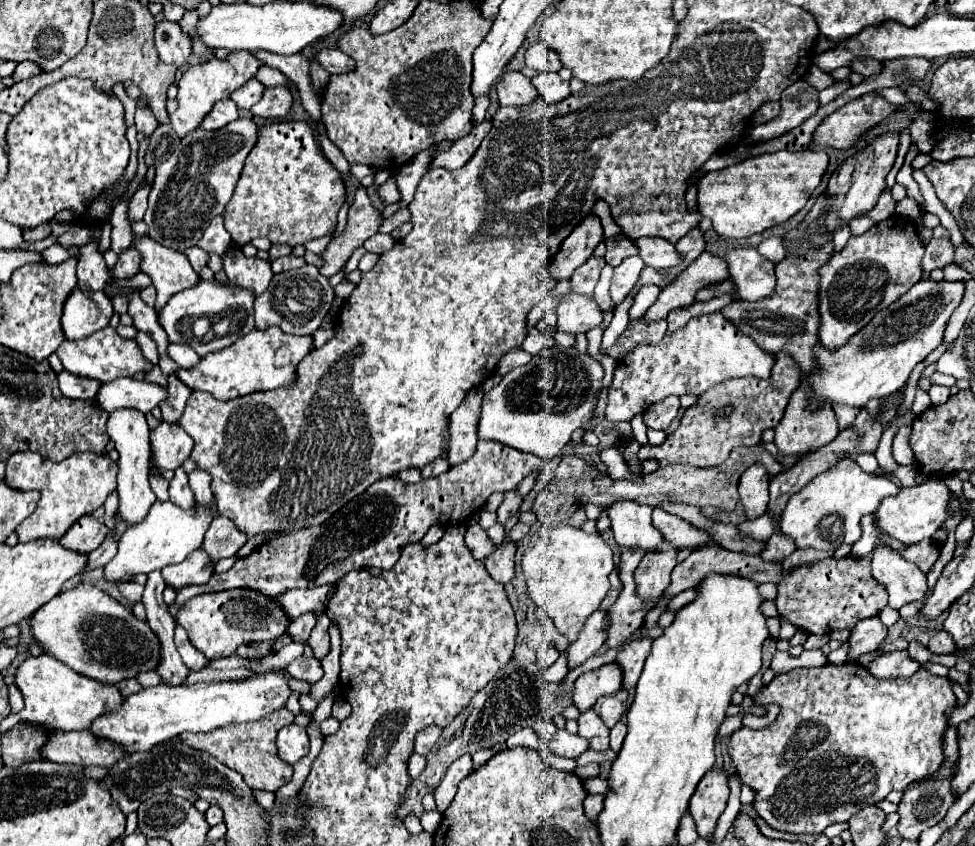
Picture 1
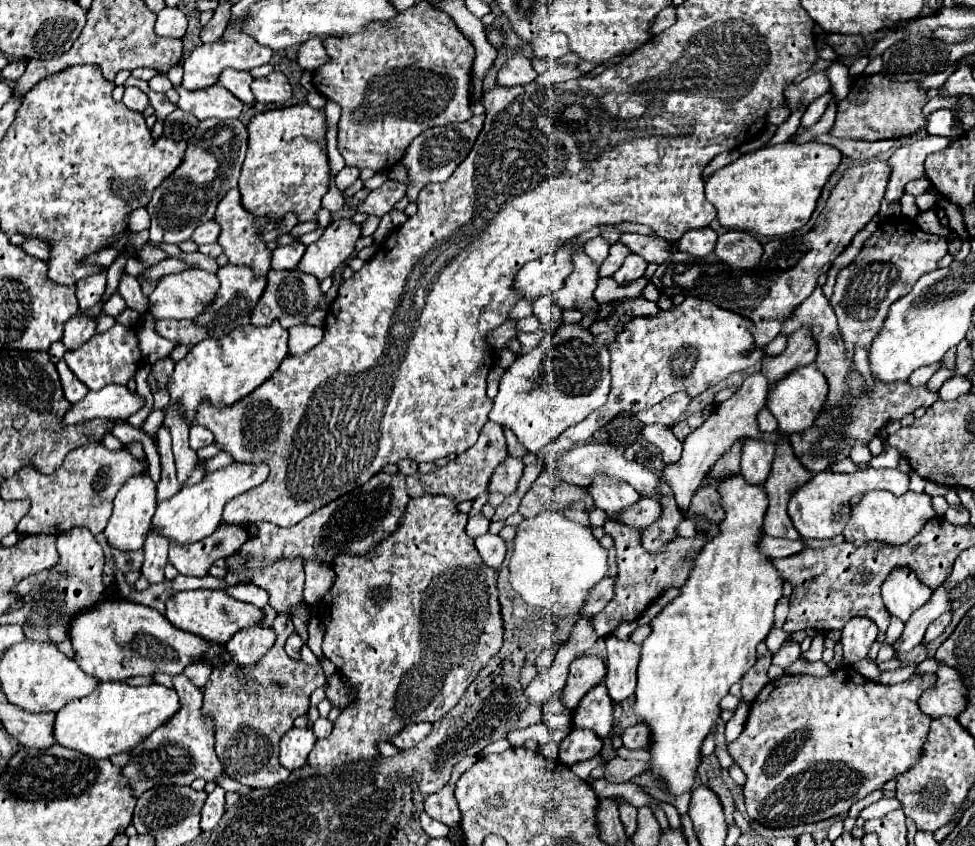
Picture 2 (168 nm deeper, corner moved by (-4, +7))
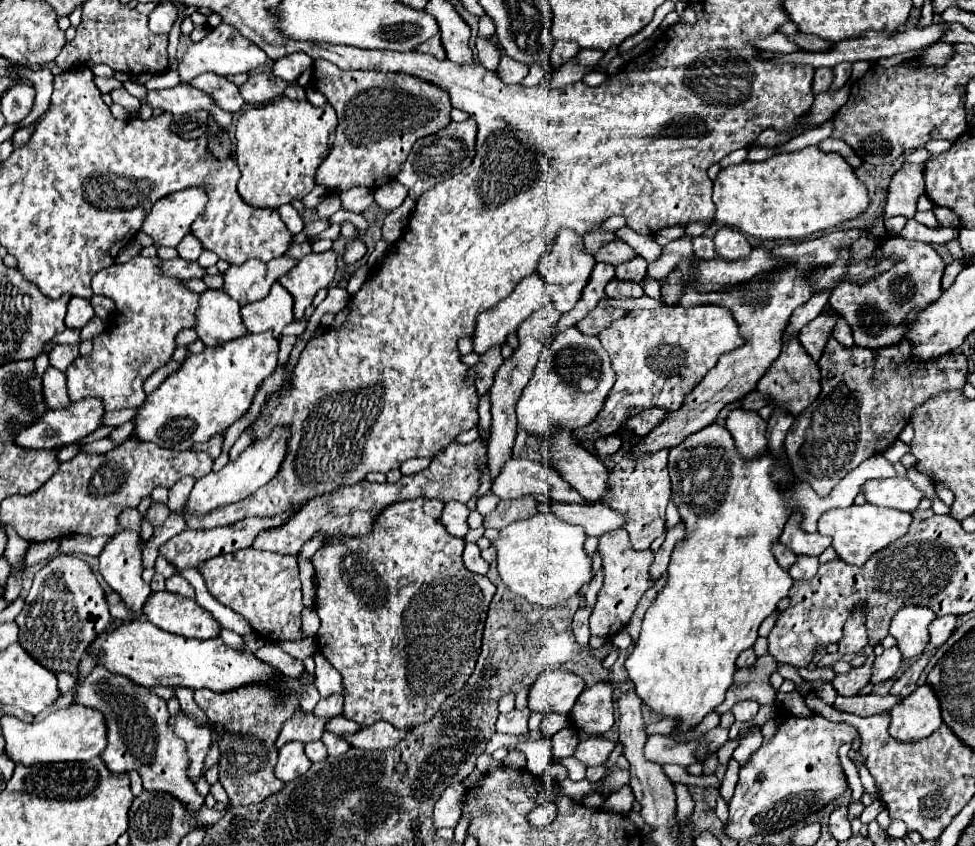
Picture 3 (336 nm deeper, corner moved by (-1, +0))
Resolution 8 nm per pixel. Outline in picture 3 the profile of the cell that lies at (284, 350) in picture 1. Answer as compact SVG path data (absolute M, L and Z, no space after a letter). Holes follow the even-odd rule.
M271 331L259 335L247 333L221 345L205 347L203 353L187 355L185 363L141 405L135 415L133 437L165 449L185 451L197 441L207 441L211 435L223 433L249 411L259 387L277 367L277 355L279 339Z

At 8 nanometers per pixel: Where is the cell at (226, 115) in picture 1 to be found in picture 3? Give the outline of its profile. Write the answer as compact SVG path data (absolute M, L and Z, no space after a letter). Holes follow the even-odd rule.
M181 83L173 89L149 91L147 105L153 109L159 107L173 115L189 115L193 111L207 111L209 117L215 123L219 123L223 129L231 125L231 117L233 117L229 111L221 111L221 107L217 107L213 99L209 99L209 95L205 95L203 91L191 85L181 85Z

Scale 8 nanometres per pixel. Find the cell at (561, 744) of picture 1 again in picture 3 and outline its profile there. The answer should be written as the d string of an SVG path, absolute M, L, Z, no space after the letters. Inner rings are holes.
M589 737L585 741L581 741L573 753L573 757L577 761L581 761L585 767L593 767L593 765L603 765L605 759L609 757L609 753L613 751L615 743L603 737Z

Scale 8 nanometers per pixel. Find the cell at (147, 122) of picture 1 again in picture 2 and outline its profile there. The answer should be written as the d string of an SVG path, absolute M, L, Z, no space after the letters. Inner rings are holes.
M126 88L124 90L124 100L122 100L130 110L136 110L136 112L144 112L144 108L150 104L148 102L148 96L138 90L138 88Z

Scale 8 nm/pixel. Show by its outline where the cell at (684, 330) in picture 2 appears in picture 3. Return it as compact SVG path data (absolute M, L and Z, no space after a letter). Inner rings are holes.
M677 305L653 311L631 311L625 319L617 319L611 327L601 331L599 339L611 357L617 381L609 391L599 417L573 431L577 441L595 441L597 437L617 433L629 417L651 407L677 411L685 401L685 395L689 395L707 371L717 365L717 359L743 343L739 325L729 309L717 305L701 305L693 309Z

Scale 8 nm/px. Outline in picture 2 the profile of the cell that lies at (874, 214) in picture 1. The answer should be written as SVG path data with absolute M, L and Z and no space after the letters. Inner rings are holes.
M926 136L922 140L914 140L910 144L900 146L888 160L890 166L890 178L886 188L886 200L898 200L904 194L904 186L908 182L918 178L927 177L924 160L928 154L938 152L942 148L950 146L948 138L942 136Z

